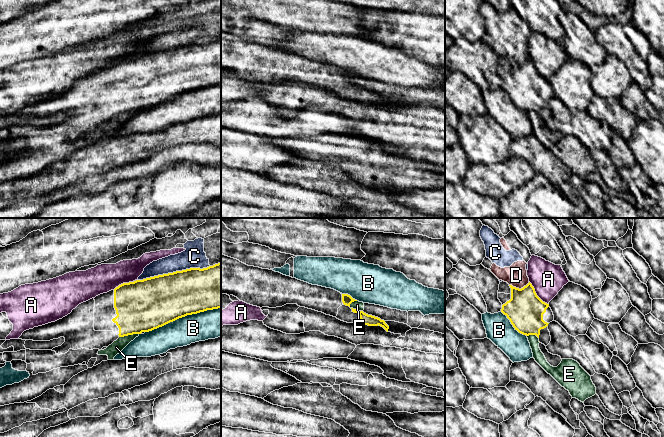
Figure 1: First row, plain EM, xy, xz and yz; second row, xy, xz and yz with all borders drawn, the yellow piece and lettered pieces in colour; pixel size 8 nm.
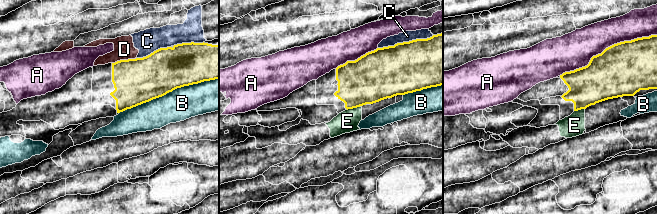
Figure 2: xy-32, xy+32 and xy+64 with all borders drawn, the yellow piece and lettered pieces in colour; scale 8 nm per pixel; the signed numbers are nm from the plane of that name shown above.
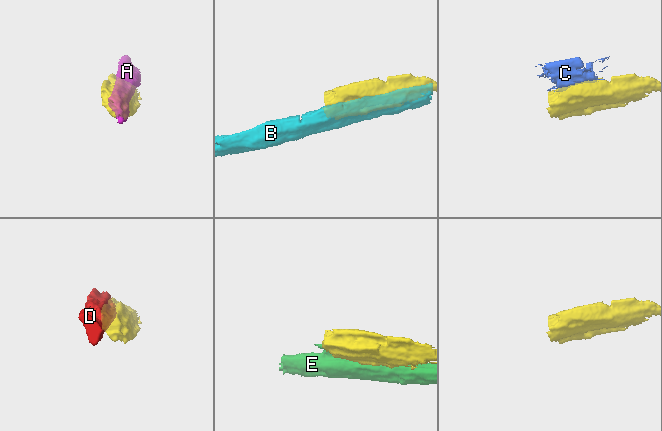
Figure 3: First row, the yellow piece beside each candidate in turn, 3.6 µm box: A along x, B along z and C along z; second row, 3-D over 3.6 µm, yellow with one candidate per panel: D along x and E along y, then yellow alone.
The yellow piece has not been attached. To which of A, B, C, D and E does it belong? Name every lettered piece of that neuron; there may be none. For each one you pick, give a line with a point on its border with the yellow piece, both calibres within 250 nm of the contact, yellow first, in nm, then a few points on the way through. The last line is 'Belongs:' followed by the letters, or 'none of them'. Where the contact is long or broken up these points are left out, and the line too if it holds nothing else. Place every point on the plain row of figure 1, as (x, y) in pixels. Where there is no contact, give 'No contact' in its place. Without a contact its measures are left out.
Belongs: none of them

